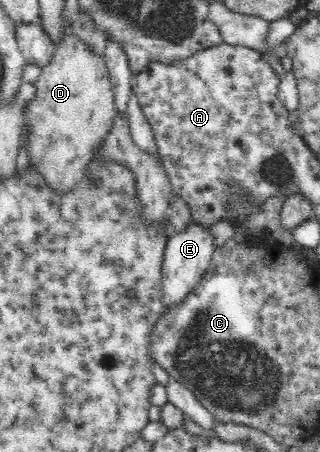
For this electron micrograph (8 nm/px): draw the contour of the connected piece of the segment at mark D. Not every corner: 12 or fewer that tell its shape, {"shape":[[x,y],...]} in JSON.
{"shape":[[71,30],[27,108],[31,161],[59,191],[115,120],[104,55]]}

